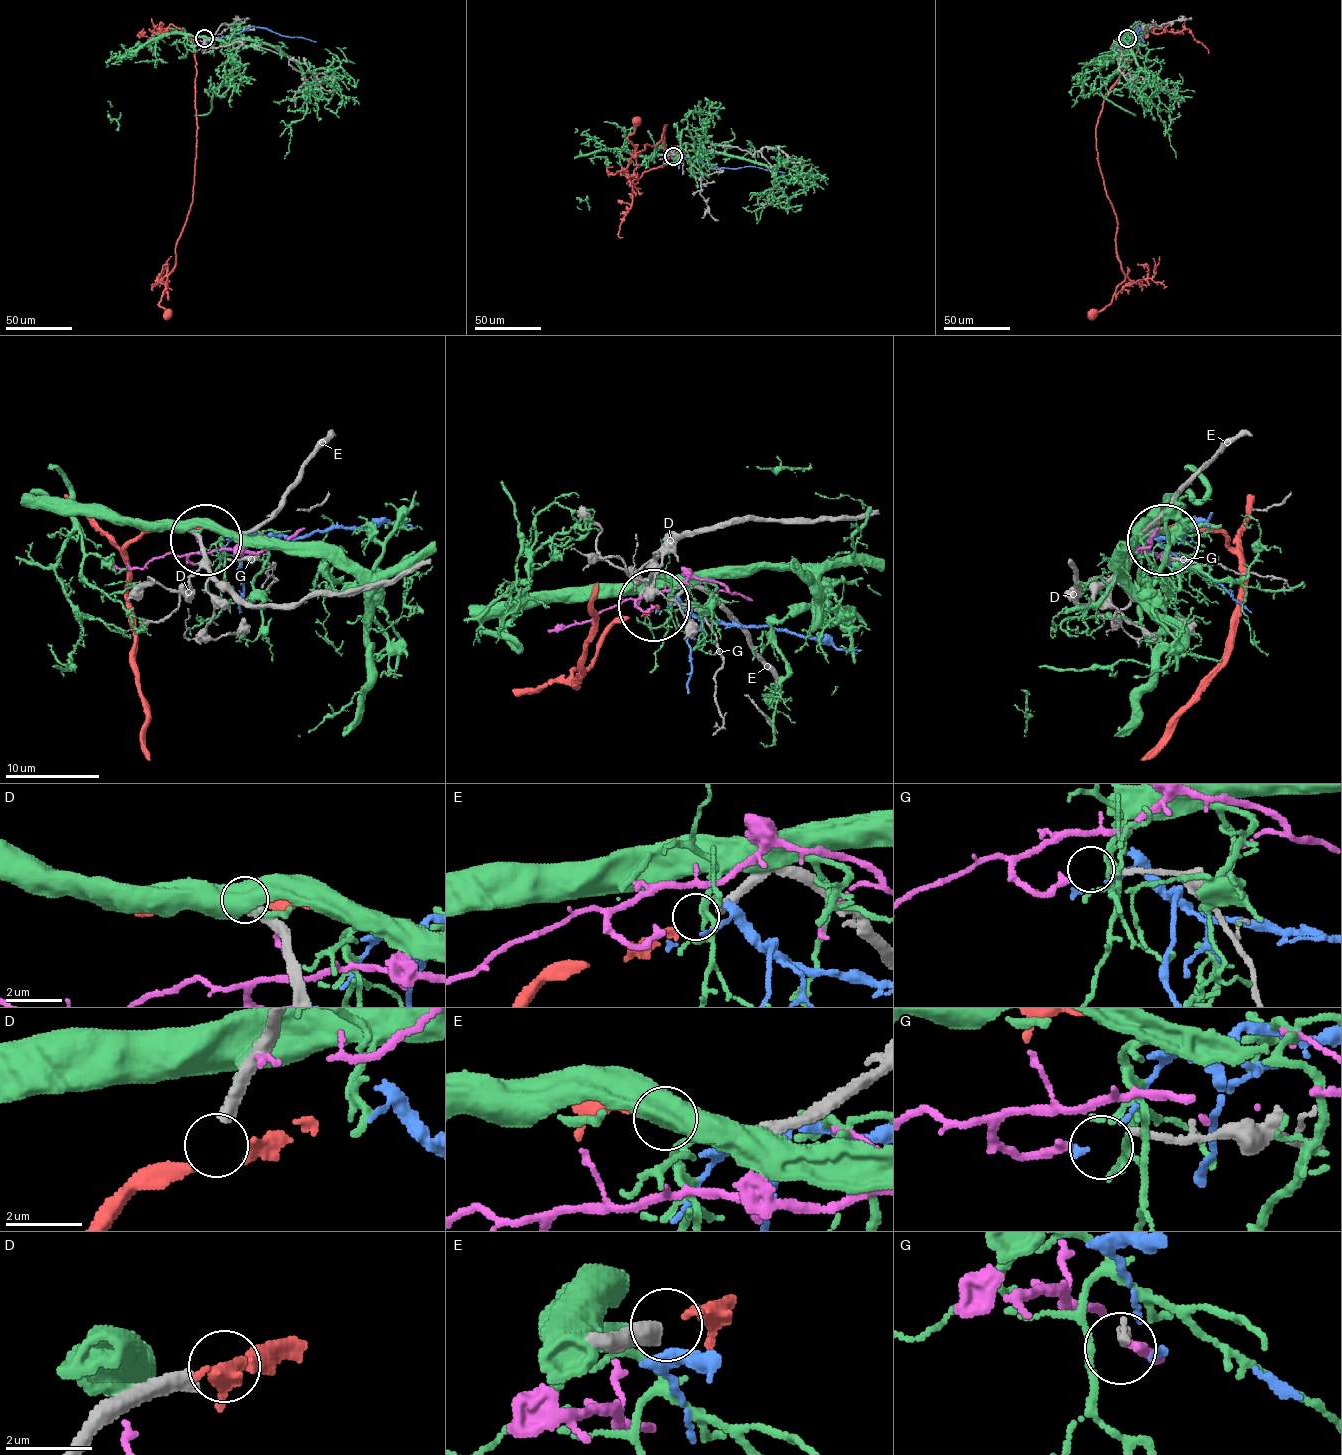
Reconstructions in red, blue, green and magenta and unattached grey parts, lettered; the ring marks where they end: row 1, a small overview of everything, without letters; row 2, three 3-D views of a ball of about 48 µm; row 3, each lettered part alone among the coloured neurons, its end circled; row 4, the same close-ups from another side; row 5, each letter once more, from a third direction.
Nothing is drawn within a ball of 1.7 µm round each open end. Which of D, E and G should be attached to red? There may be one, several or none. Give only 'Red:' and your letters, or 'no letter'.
Red: E

